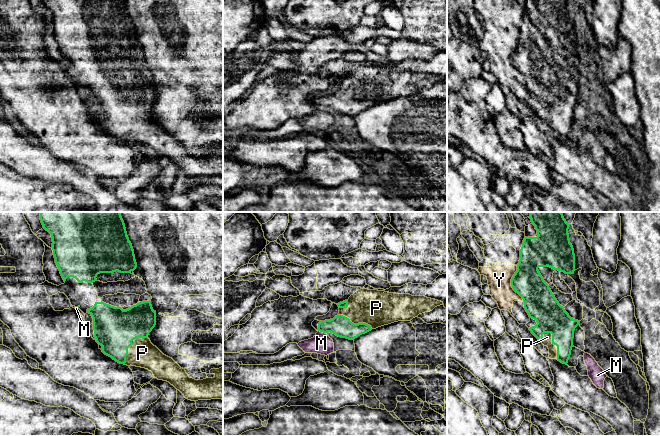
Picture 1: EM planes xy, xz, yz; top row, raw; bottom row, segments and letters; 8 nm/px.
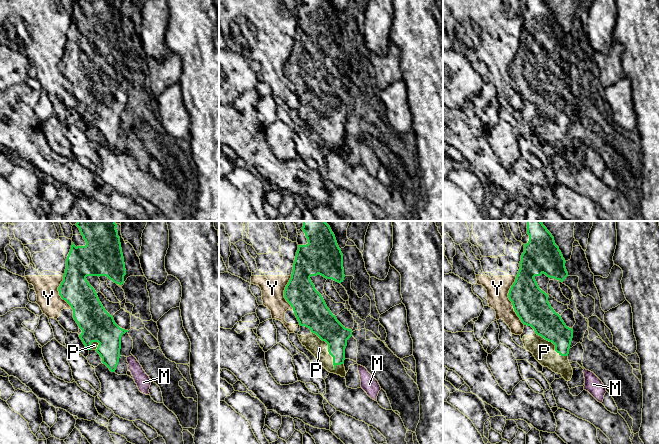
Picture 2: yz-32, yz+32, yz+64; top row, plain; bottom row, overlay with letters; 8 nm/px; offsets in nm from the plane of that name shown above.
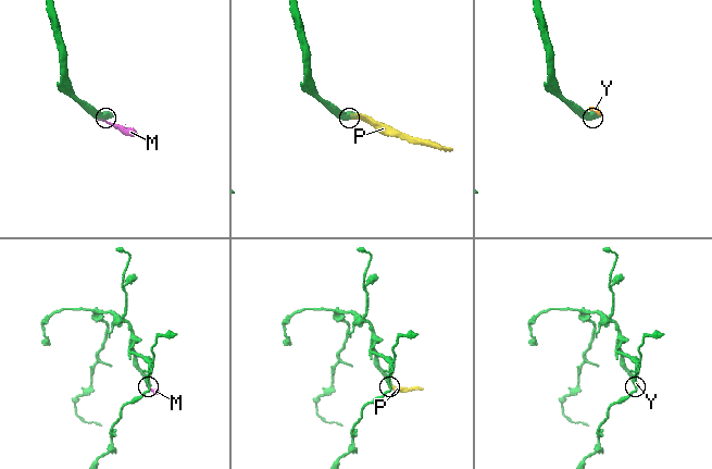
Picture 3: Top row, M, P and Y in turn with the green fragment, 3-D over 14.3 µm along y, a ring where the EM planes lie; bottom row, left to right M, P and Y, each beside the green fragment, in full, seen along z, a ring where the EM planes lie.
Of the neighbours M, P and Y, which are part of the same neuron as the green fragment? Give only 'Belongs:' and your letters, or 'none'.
Belongs: P

